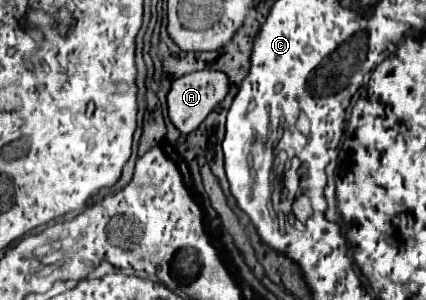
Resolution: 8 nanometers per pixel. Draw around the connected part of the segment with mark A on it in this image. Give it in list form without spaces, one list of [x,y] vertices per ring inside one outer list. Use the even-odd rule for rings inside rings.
[[[215,70],[191,72],[191,74],[185,74],[177,80],[173,80],[171,90],[167,94],[167,112],[169,112],[171,122],[183,136],[187,136],[189,132],[199,128],[199,124],[207,118],[207,114],[225,98],[227,90],[229,90],[227,76],[223,72],[215,72]]]

